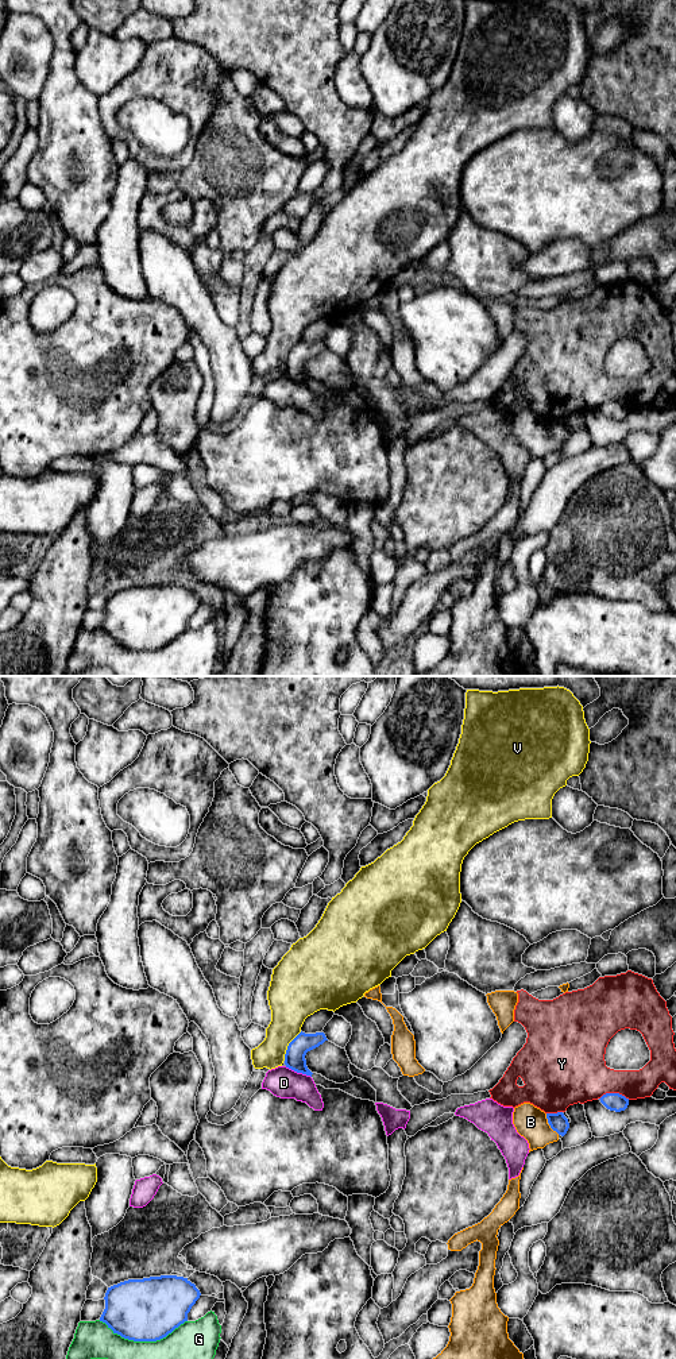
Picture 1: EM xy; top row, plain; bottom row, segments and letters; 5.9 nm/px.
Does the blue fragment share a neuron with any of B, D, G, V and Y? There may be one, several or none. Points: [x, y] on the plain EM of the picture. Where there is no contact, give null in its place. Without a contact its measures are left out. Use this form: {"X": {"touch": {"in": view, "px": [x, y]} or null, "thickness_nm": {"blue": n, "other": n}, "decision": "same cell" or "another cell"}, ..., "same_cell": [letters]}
{"B": {"touch": {"in": "xy", "px": [553, 439]}, "thickness_nm": {"blue": 110, "other": 190}, "decision": "another cell"}, "D": {"touch": {"in": "xy", "px": [298, 381]}, "thickness_nm": {"blue": 130, "other": 180}, "decision": "another cell"}, "G": {"touch": {"in": "xy", "px": [143, 649]}, "thickness_nm": {"blue": 380, "other": 380}, "decision": "another cell"}, "V": {"touch": {"in": "xy", "px": [288, 355]}, "thickness_nm": {"blue": 130, "other": 240}, "decision": "another cell"}, "Y": {"touch": {"in": "xy", "px": [614, 402]}, "thickness_nm": {"blue": 110, "other": 340}, "decision": "another cell"}, "same_cell": []}

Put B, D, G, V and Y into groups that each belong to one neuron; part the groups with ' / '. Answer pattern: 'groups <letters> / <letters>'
groups B / D / G / V / Y

